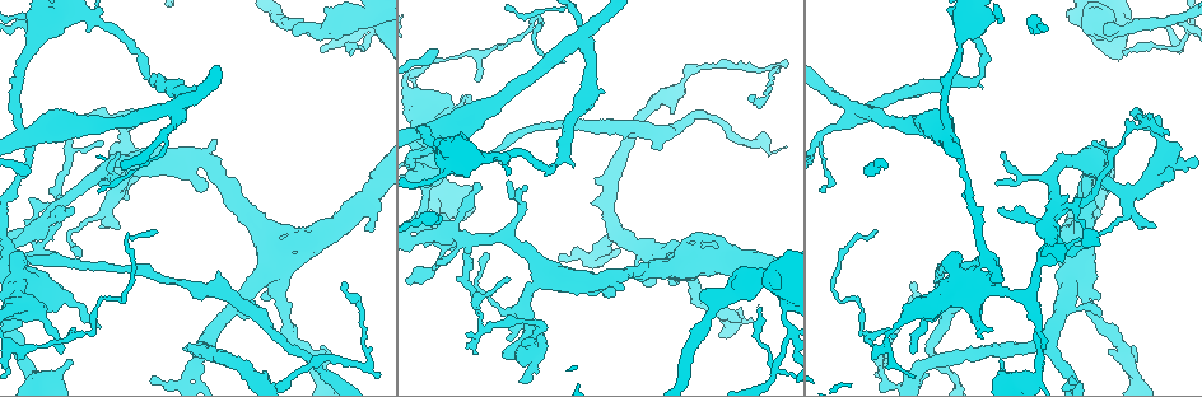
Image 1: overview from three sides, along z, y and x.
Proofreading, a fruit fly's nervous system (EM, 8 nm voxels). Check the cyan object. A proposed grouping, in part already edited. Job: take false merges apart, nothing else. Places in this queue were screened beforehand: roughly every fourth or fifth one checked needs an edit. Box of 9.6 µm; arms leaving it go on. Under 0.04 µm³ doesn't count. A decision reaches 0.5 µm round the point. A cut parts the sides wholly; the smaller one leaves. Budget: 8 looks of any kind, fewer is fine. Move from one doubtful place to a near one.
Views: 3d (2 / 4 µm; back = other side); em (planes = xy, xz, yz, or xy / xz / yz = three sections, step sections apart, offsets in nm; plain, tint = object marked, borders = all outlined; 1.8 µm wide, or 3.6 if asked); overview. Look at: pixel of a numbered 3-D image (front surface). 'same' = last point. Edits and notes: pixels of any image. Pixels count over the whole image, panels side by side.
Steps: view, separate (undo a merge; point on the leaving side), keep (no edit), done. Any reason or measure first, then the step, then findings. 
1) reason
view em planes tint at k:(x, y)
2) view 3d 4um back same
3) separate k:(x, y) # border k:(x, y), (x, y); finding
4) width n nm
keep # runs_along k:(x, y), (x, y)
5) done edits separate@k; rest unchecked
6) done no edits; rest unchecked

thin arm on a thick one
view 3d 4um at 1:(27, 137)

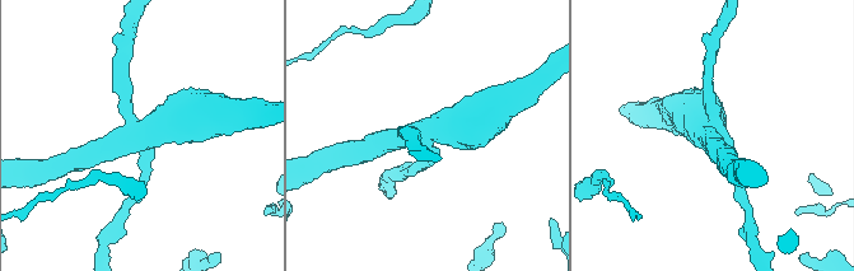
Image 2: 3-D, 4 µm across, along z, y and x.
arms 4; now the EM
view em 3.6um planes tint at 2:(424, 136)

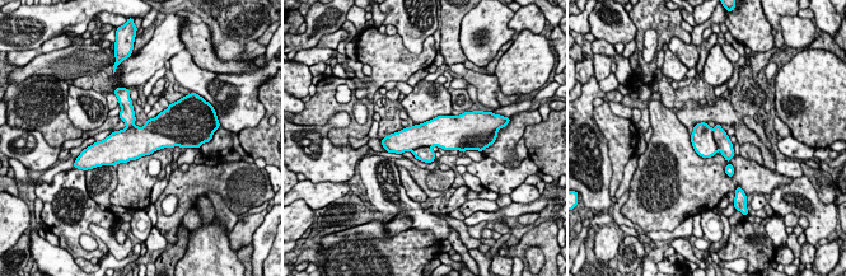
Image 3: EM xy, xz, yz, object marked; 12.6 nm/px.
keep # continuous, no second cell

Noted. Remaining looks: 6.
abrupt turn
view 3d 4um at 1:(991, 275)

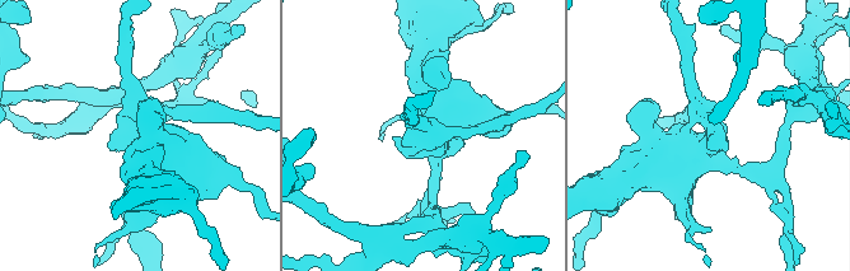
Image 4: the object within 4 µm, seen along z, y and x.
view em 3.6um planes tint at 4:(439, 136)

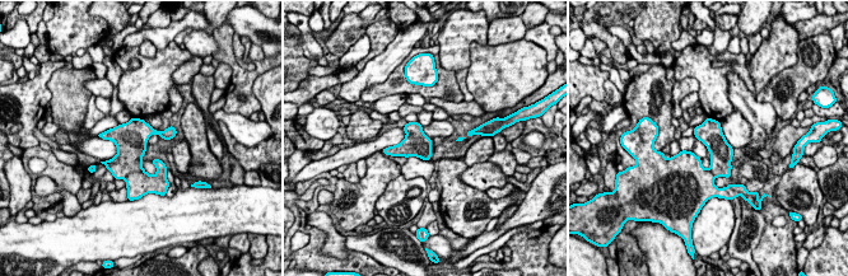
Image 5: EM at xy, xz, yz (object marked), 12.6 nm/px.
separate 5:(129, 158) # border 5:(144, 171), (131, 171), (124, 178); a second cell is stuck on

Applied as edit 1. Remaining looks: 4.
sharp bend
view em planes tint at 1:(461, 238)

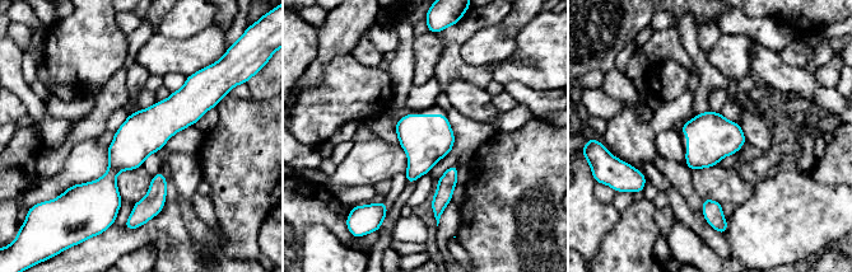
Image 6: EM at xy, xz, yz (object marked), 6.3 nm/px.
keep # runs_along 6:(190, 81), (115, 167), (113, 210); continuous, no second cell

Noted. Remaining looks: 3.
done edits separate@5; rest unchecked

